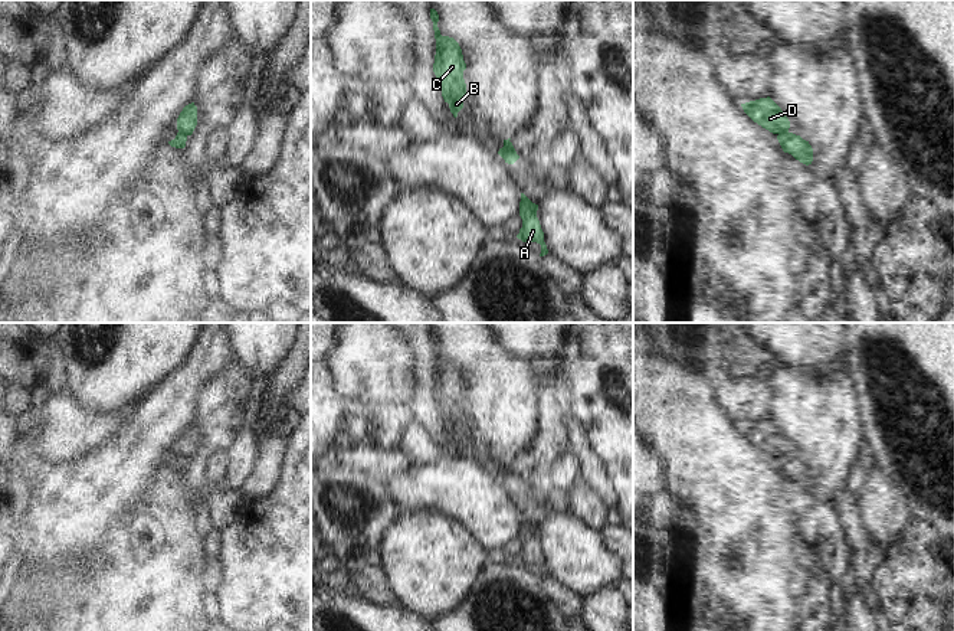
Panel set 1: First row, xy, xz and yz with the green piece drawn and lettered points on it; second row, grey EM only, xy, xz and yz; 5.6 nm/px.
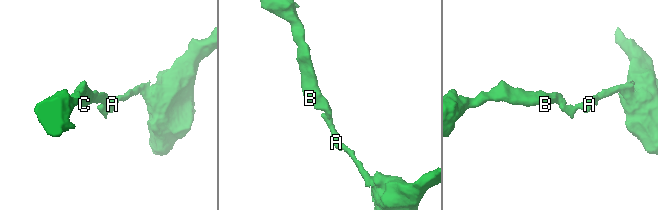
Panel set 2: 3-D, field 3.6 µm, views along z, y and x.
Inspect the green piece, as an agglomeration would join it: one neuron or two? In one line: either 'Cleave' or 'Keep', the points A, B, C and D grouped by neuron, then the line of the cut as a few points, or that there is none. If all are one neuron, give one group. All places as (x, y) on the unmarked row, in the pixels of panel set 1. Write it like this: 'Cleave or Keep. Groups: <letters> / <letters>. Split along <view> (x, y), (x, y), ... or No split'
Cleave. Groups: A / B C D. Split along yz (787, 453), (779, 457).

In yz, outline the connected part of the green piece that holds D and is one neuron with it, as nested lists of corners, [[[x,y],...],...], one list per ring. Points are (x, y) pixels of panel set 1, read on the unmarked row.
[[[770,419],[741,426],[741,429],[754,445],[773,457],[780,457],[790,451],[789,441]]]

